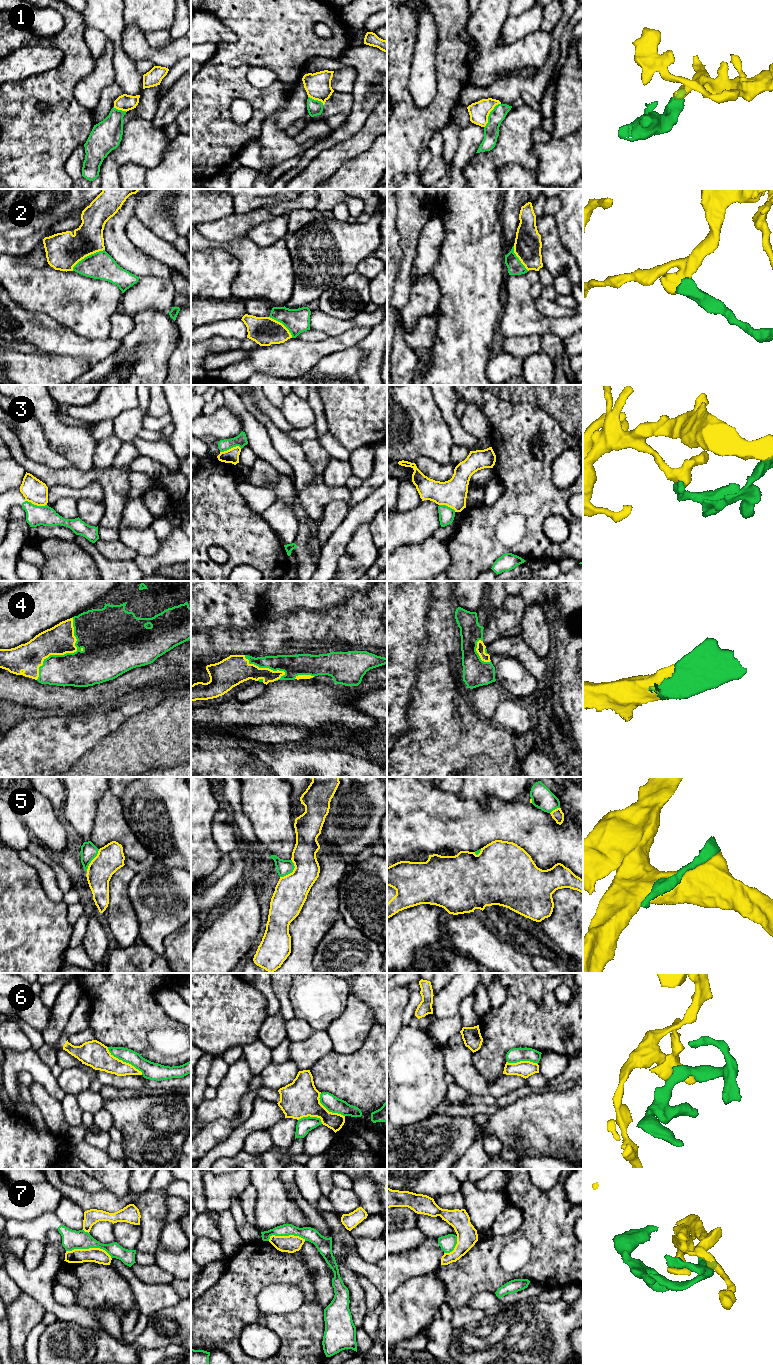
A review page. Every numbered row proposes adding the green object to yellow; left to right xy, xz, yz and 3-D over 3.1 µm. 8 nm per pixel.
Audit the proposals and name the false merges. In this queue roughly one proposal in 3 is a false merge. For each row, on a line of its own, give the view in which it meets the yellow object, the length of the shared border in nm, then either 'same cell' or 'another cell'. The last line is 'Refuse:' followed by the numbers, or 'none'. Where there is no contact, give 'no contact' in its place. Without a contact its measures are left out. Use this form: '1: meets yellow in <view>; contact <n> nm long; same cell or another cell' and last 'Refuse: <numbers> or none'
1: meets yellow in yz; contact 240 nm long; another cell
2: meets yellow in xy; contact 320 nm long; another cell
3: meets yellow in xy; contact 180 nm long; another cell
4: meets yellow in xy; contact 600 nm long; same cell
5: meets yellow in xz; contact 180 nm long; another cell
6: meets yellow in xy; contact 360 nm long; another cell
7: meets yellow in xy; contact 380 nm long; another cell
Refuse: 1, 2, 3, 5, 6, 7

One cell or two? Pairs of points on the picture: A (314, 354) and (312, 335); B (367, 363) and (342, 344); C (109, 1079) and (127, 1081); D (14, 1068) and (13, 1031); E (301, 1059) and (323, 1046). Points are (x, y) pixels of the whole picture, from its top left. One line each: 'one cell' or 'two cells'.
A: two cells
B: two cells
C: one cell
D: two cells
E: one cell

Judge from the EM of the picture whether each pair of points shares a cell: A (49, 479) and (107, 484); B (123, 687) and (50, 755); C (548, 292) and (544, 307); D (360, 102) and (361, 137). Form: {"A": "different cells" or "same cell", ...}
{"A": "same cell", "B": "different cells", "C": "different cells", "D": "different cells"}

